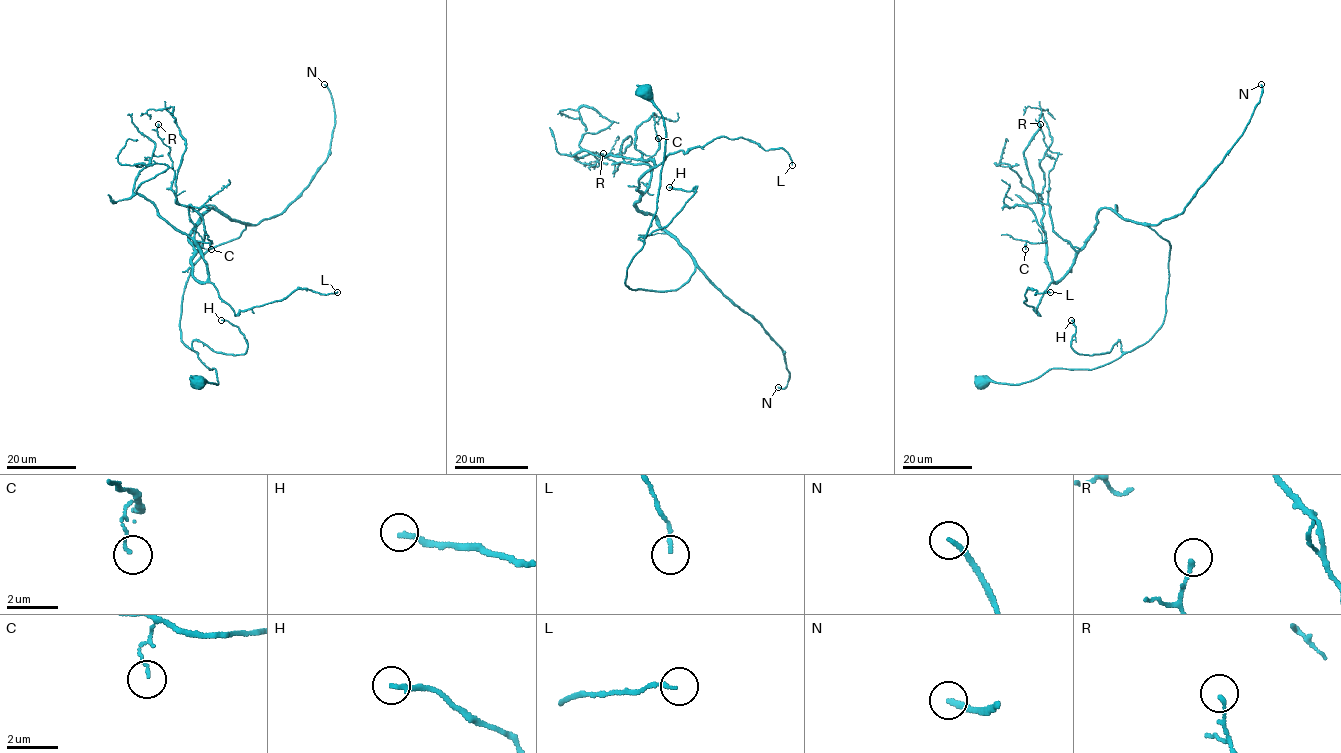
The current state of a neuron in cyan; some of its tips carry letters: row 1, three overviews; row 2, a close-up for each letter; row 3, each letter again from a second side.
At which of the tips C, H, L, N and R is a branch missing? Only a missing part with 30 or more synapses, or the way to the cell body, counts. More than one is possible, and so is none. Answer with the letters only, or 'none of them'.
N

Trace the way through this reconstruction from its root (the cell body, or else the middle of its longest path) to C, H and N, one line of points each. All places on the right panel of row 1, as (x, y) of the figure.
C: (980, 381), (1096, 369), (1163, 322), (1170, 245), (1146, 225), (1101, 208), (1058, 281), (1046, 241), (1025, 249)
H: (980, 381), (1018, 384), (1053, 368), (1096, 369), (1122, 354), (1119, 340), (1109, 352), (1077, 353), (1071, 320)
N: (980, 381), (1096, 369), (1153, 335), (1170, 245), (1146, 226), (1183, 211), (1242, 135), (1261, 84)

